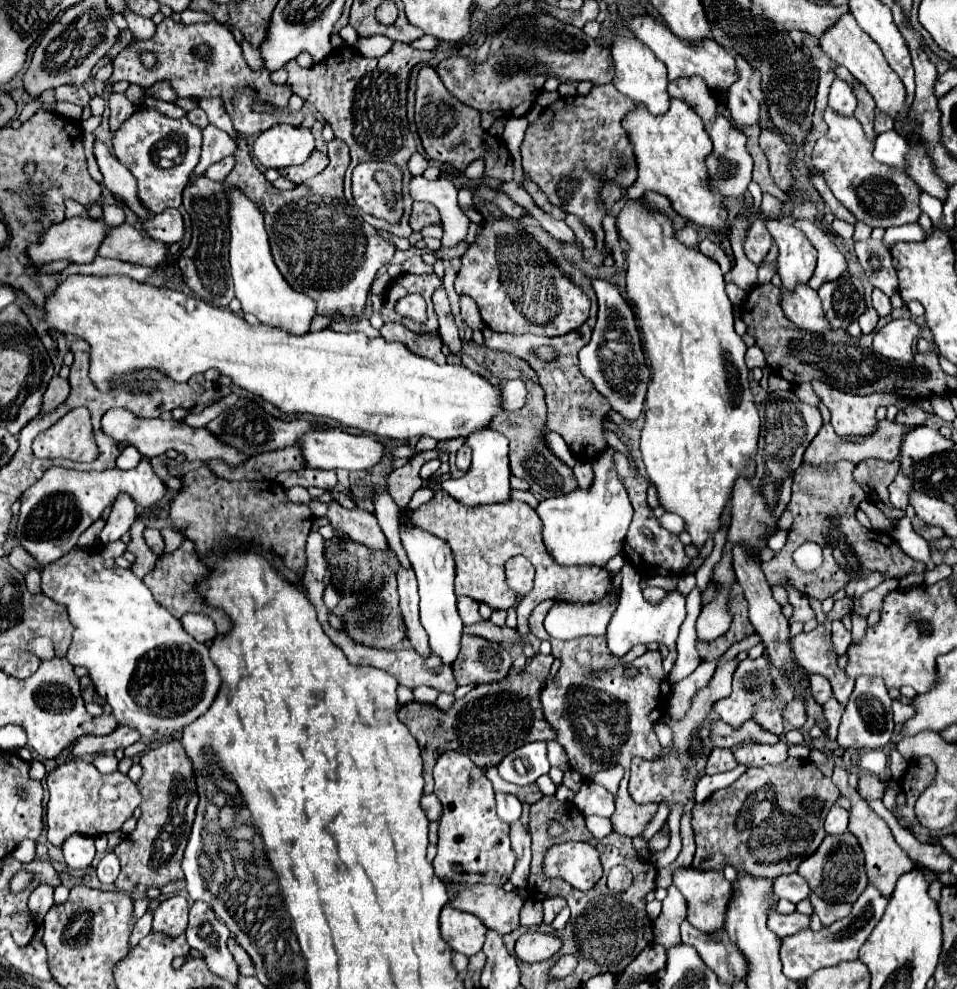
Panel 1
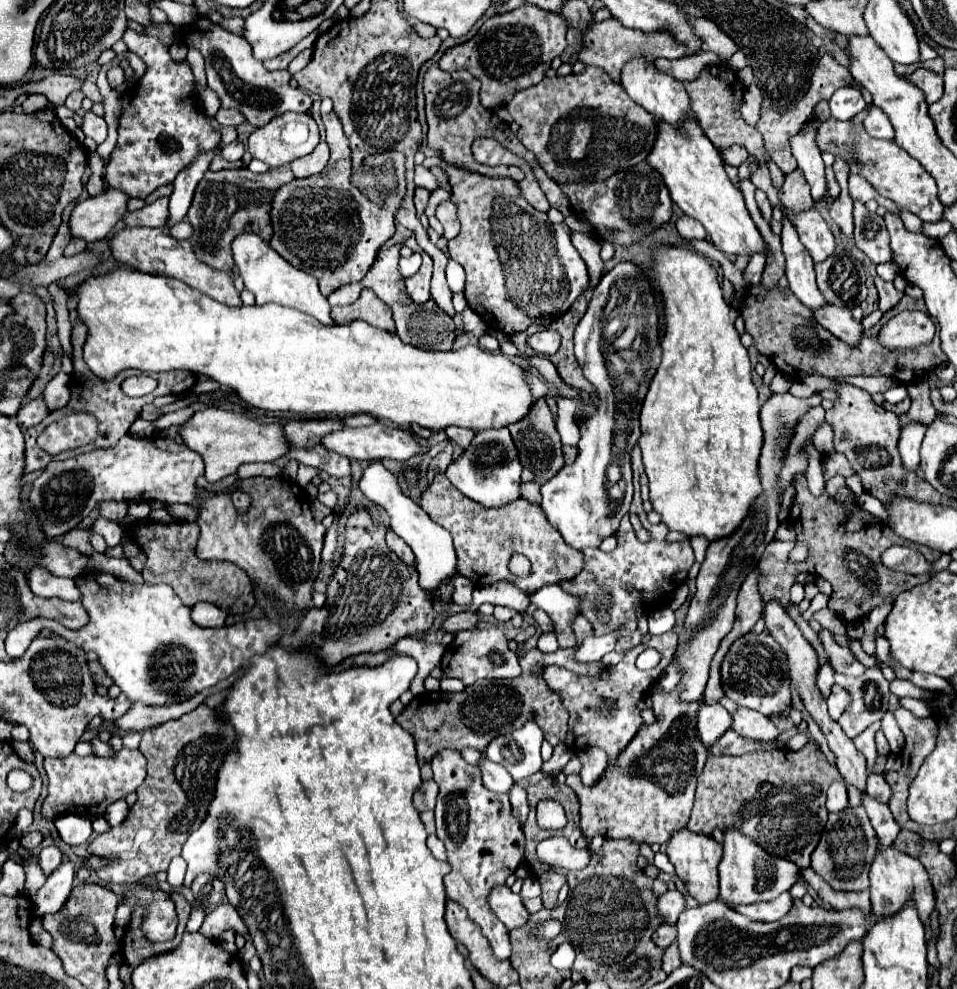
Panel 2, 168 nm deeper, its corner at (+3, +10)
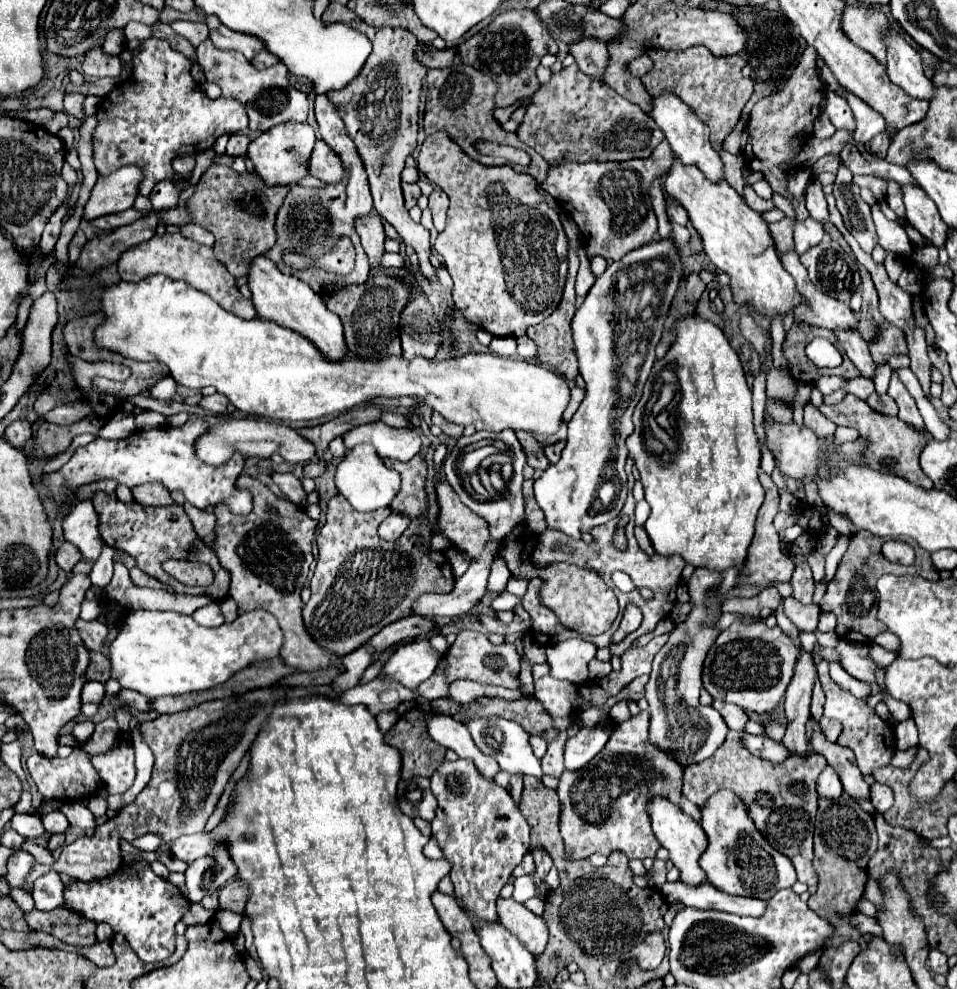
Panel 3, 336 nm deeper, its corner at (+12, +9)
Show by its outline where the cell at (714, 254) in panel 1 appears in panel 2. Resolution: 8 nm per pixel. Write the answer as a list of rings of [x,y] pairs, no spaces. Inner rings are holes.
[[[683,215],[683,217],[677,219],[677,231],[685,239],[705,239],[707,237],[703,225],[689,215]]]

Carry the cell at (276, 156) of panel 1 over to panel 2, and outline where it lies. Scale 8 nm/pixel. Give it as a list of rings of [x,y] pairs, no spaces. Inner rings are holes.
[[[285,113],[281,117],[275,117],[269,125],[253,131],[249,137],[249,153],[255,159],[259,159],[271,167],[287,165],[299,157],[305,157],[317,145],[319,145],[319,127],[309,113]]]

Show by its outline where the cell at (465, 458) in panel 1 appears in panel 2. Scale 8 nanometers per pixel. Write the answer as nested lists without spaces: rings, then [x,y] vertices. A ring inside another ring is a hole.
[[[449,427],[449,429],[445,429],[445,433],[447,433],[447,437],[449,437],[453,443],[461,445],[463,449],[469,447],[469,441],[471,441],[473,435],[475,435],[471,429],[461,429],[461,427]]]

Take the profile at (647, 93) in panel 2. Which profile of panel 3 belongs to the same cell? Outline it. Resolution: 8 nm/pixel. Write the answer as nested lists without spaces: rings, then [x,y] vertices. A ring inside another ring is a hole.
[[[658,94],[652,98],[652,110],[650,110],[650,118],[658,124],[658,128],[664,132],[666,140],[672,146],[672,152],[682,160],[682,164],[696,164],[704,176],[712,182],[722,180],[724,172],[722,172],[722,160],[720,156],[712,150],[710,140],[708,140],[708,126],[696,118],[696,114],[692,114],[692,110],[688,110],[688,106],[684,102],[680,102],[680,98],[676,98],[674,94]]]

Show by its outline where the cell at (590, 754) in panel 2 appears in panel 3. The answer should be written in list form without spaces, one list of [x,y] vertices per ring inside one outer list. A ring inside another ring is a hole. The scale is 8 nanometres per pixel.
[[[598,726],[580,728],[576,736],[566,740],[566,750],[564,750],[566,768],[572,772],[580,770],[604,748],[606,742],[608,742],[608,734]]]

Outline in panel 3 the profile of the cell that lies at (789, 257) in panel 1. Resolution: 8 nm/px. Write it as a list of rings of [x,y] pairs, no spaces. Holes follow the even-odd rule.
[[[788,250],[784,254],[778,254],[782,266],[788,270],[788,274],[796,280],[796,290],[804,298],[804,306],[798,306],[794,310],[796,322],[808,322],[812,326],[820,328],[856,328],[856,318],[848,304],[842,304],[834,298],[828,298],[824,292],[816,290],[808,278],[806,268],[800,264],[798,254],[794,250]]]

